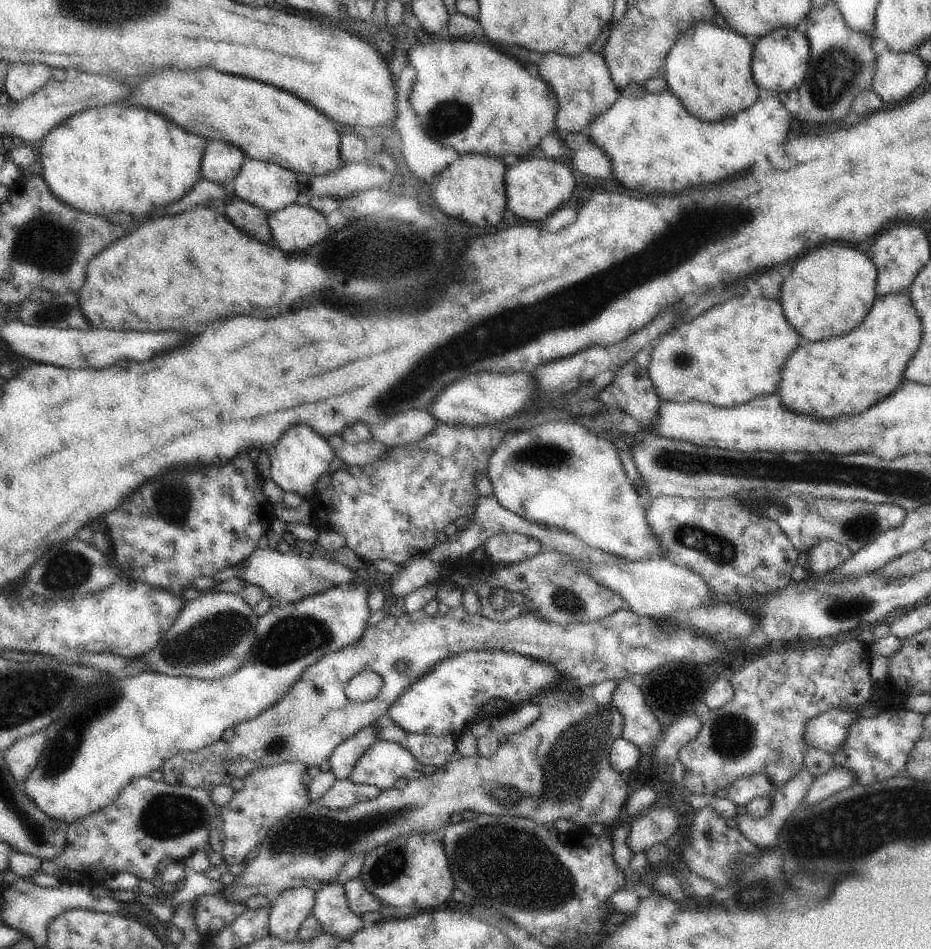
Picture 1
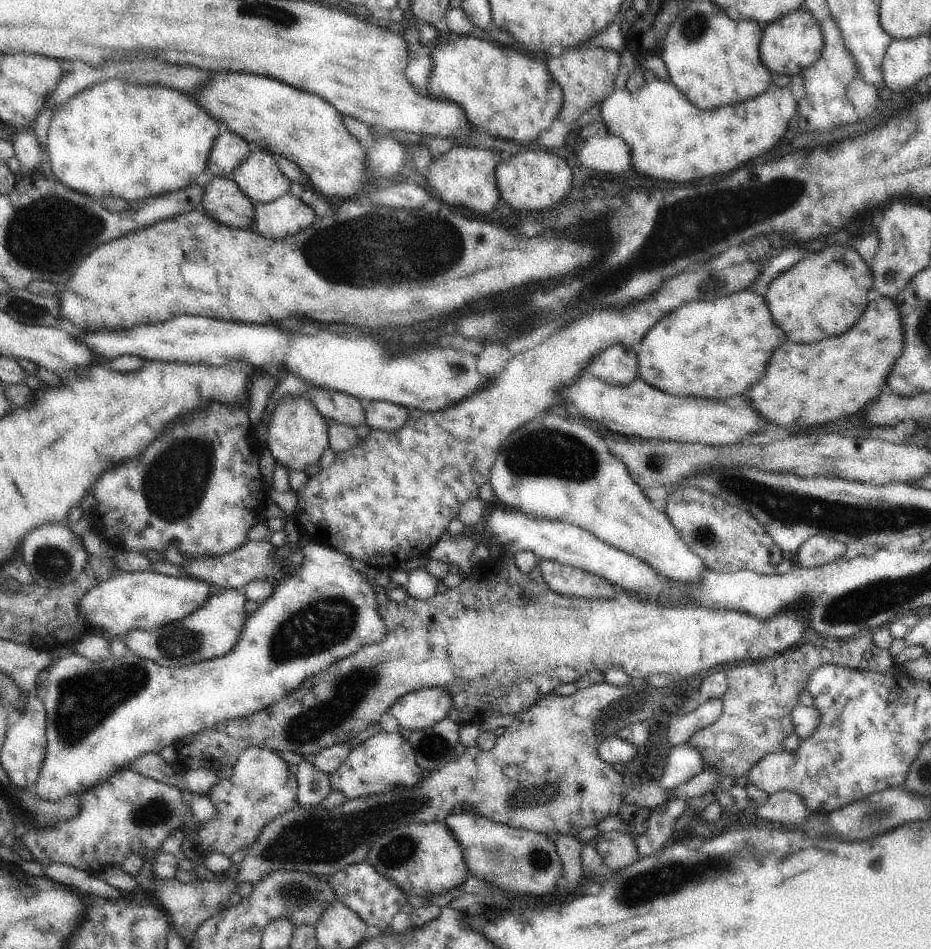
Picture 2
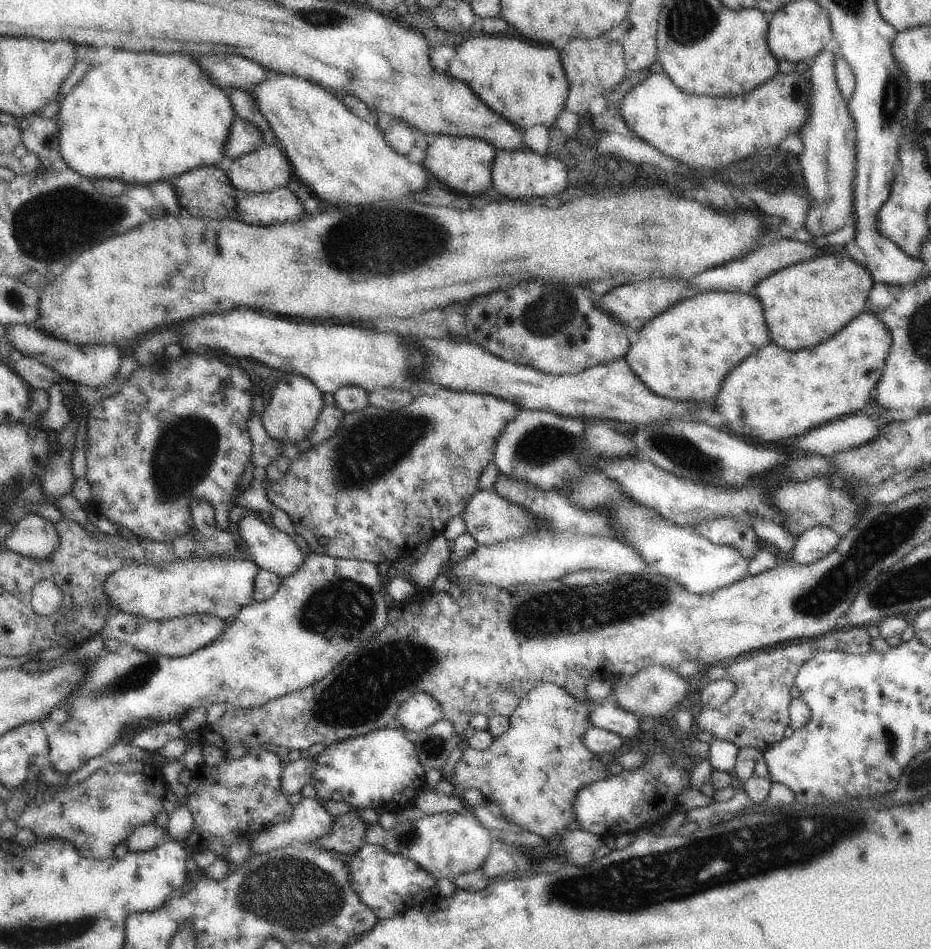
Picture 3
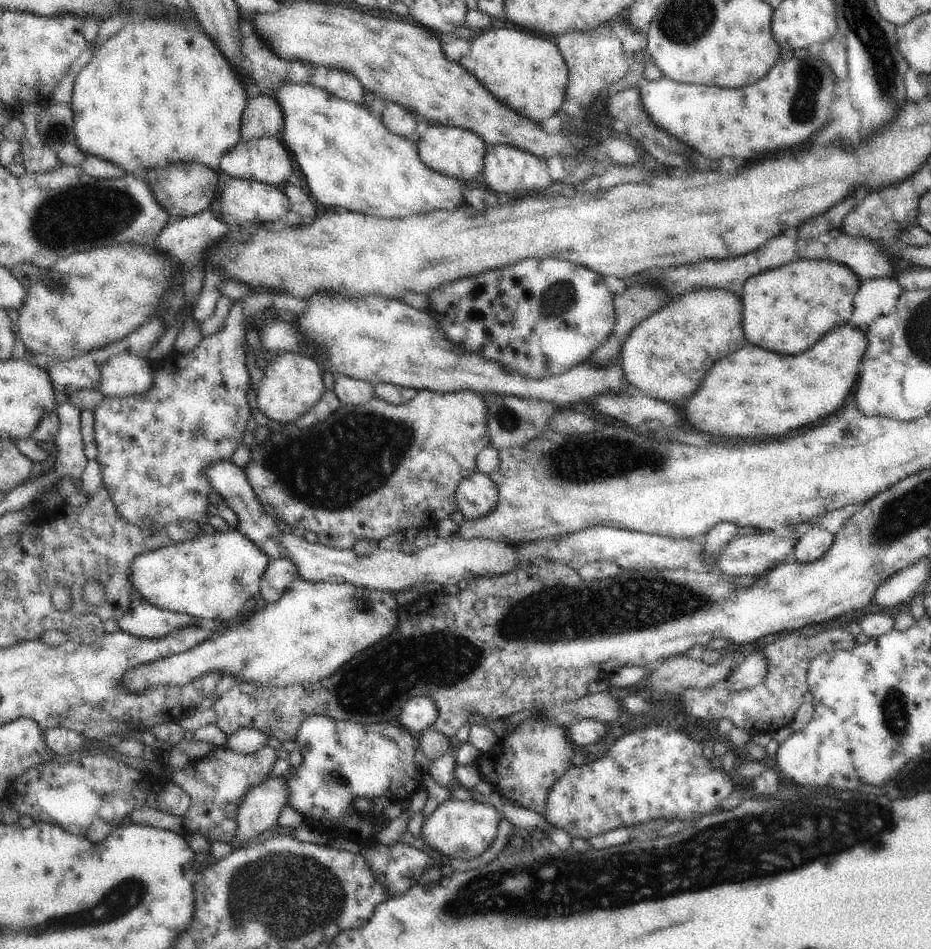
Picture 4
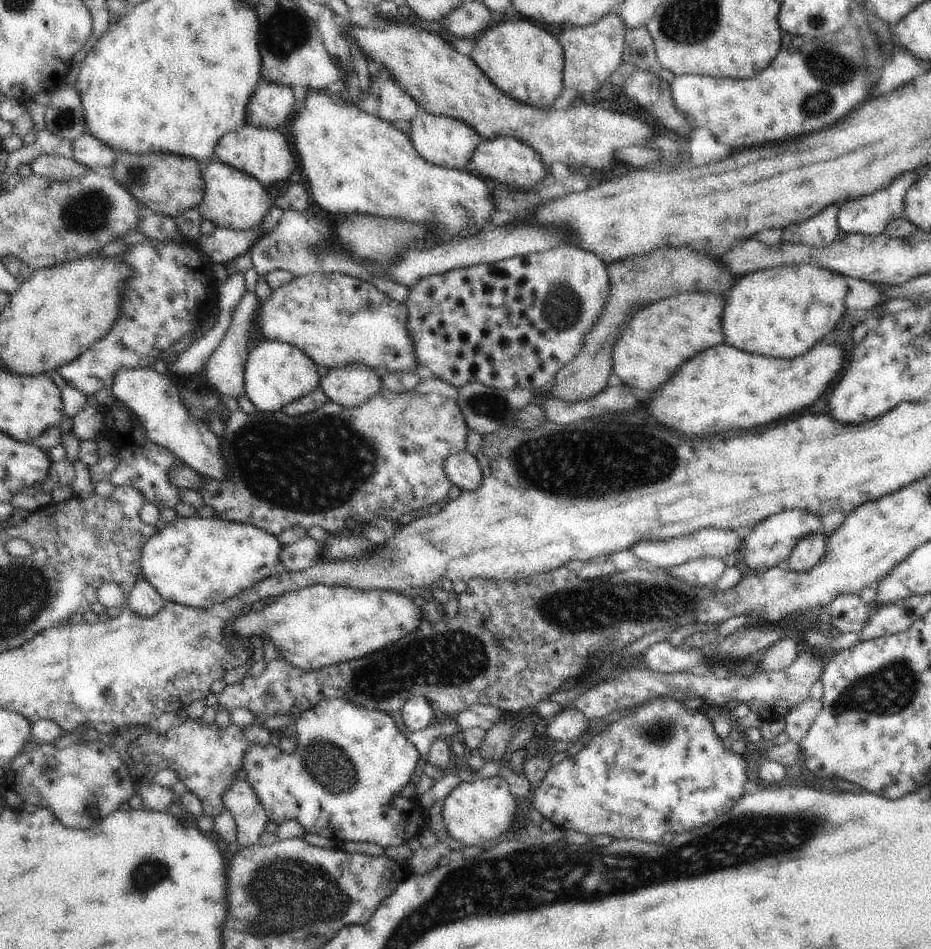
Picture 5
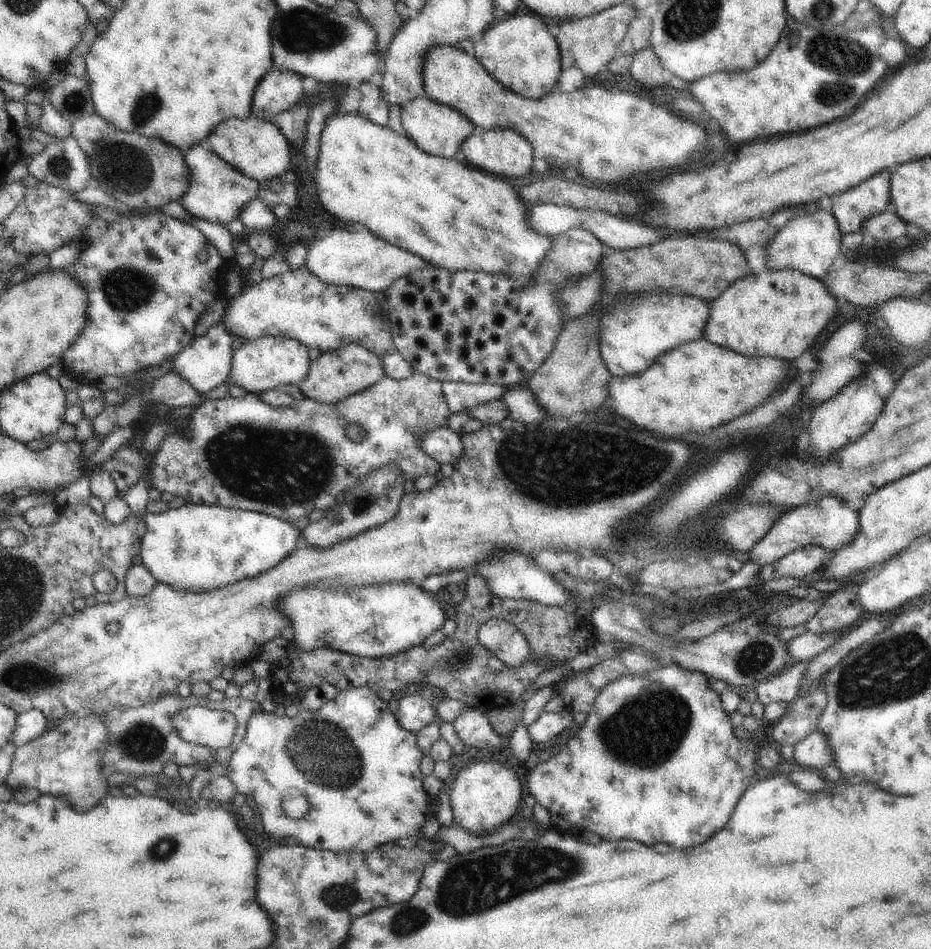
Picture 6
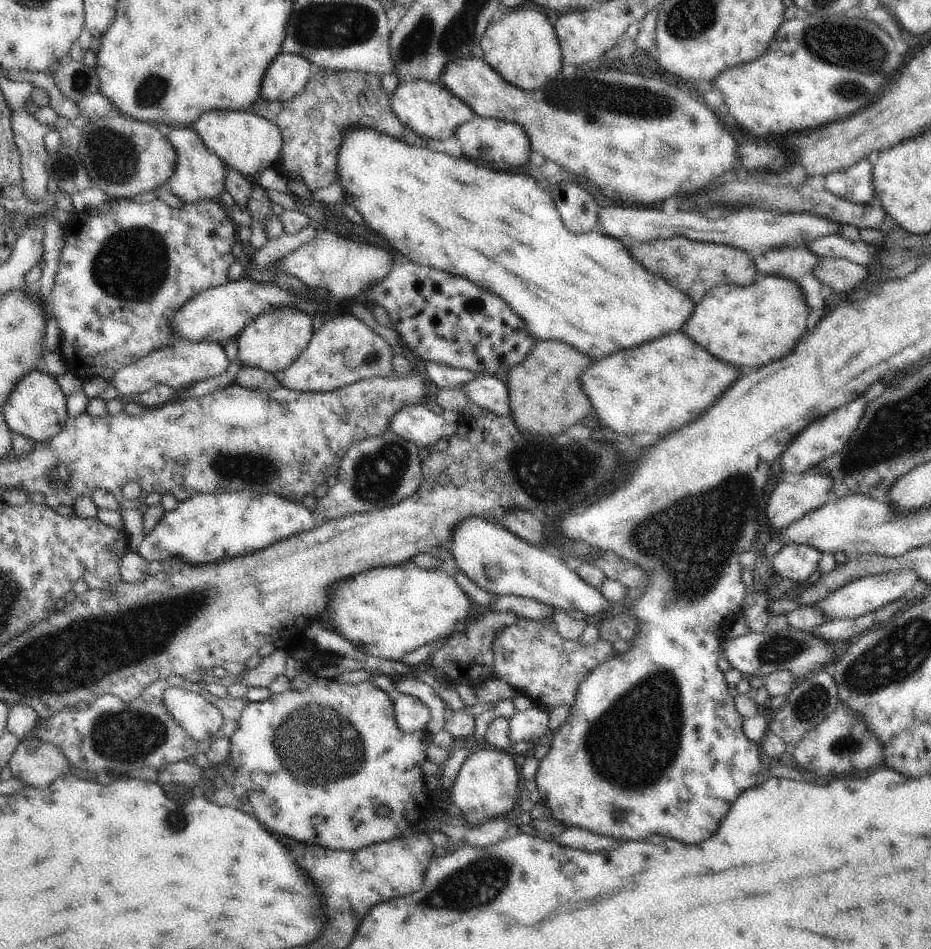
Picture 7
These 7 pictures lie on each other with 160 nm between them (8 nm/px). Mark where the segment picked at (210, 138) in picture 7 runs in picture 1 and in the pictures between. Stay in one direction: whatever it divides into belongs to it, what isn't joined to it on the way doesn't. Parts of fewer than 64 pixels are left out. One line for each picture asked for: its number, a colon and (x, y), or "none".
1: (264, 184)
2: (259, 177)
3: (265, 169)
4: (265, 160)
5: (264, 154)
6: (258, 149)

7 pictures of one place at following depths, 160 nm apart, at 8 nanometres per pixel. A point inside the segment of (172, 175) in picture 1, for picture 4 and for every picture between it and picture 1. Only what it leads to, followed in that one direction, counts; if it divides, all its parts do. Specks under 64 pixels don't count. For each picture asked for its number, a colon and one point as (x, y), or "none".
2: (114, 139)
3: (140, 118)
4: (158, 92)

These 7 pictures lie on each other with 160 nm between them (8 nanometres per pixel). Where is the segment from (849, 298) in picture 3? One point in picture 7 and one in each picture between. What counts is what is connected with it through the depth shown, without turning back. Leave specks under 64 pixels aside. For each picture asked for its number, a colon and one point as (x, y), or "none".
4: (788, 309)
5: (783, 311)
6: (780, 313)
7: (753, 325)

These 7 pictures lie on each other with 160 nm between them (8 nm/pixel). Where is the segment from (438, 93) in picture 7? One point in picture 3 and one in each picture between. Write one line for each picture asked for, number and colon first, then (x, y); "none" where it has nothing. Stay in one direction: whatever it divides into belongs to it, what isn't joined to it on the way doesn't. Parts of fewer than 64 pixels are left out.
3: (464, 164)
4: (456, 152)
5: (449, 142)
6: (439, 130)

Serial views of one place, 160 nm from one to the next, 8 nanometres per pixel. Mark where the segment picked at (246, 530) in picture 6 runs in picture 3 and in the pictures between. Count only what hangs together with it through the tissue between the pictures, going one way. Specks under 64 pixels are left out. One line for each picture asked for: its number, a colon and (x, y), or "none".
3: (219, 587)
4: (213, 577)
5: (196, 562)

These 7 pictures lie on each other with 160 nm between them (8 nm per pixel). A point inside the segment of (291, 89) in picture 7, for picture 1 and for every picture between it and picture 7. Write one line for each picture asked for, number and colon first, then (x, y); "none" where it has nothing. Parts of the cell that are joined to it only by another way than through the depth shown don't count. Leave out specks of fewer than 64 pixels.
1: (221, 162)
2: (229, 150)
3: (243, 137)
4: (262, 118)
5: (271, 105)
6: (278, 91)

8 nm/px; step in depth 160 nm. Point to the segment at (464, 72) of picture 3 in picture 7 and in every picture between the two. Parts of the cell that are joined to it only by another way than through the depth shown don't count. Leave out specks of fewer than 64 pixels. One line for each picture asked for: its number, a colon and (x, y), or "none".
4: (528, 74)
5: (526, 62)
6: (518, 52)
7: (521, 46)

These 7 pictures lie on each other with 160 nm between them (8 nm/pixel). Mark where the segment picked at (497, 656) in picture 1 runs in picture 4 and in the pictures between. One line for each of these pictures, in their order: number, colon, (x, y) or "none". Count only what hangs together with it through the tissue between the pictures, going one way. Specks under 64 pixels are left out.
2: (422, 709)
3: (420, 711)
4: (419, 714)

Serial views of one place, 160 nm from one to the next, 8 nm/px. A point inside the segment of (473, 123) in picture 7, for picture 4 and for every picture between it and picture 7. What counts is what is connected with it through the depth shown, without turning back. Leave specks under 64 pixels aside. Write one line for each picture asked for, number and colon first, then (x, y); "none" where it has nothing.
4: (507, 170)
5: (507, 160)
6: (504, 152)

